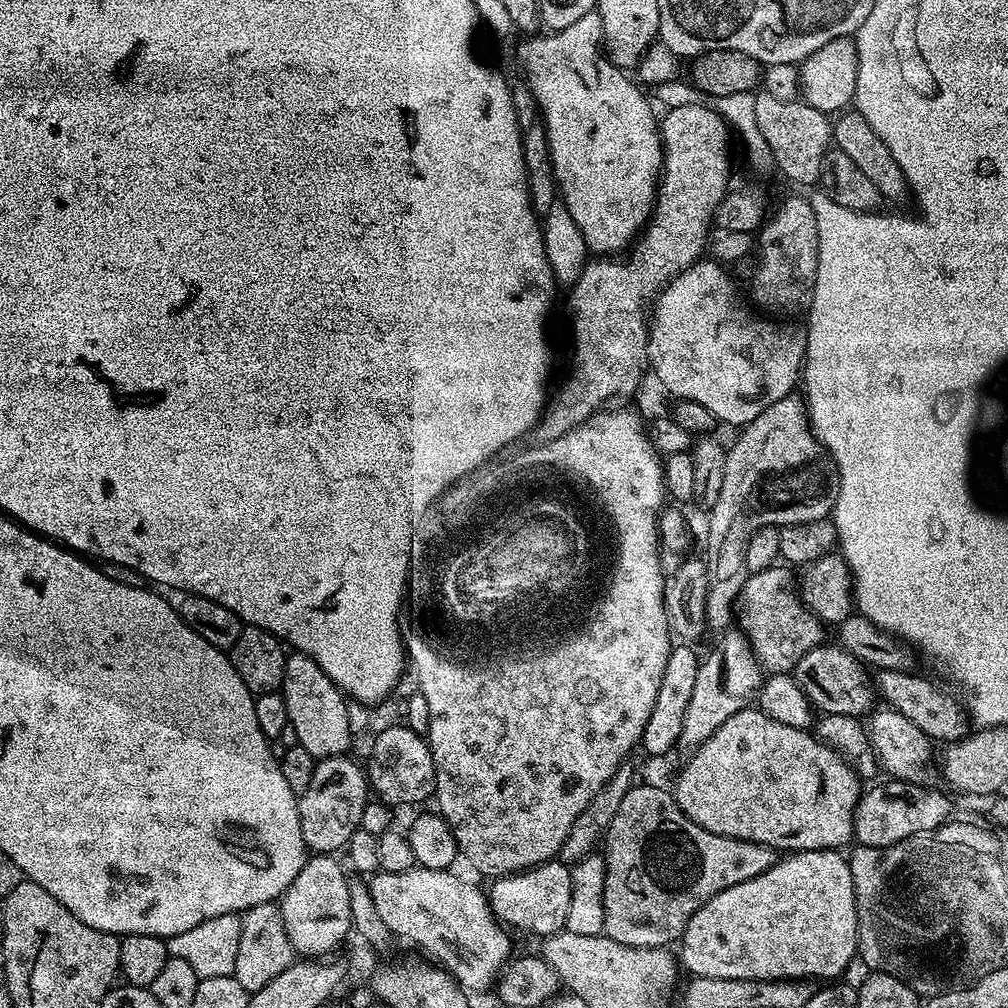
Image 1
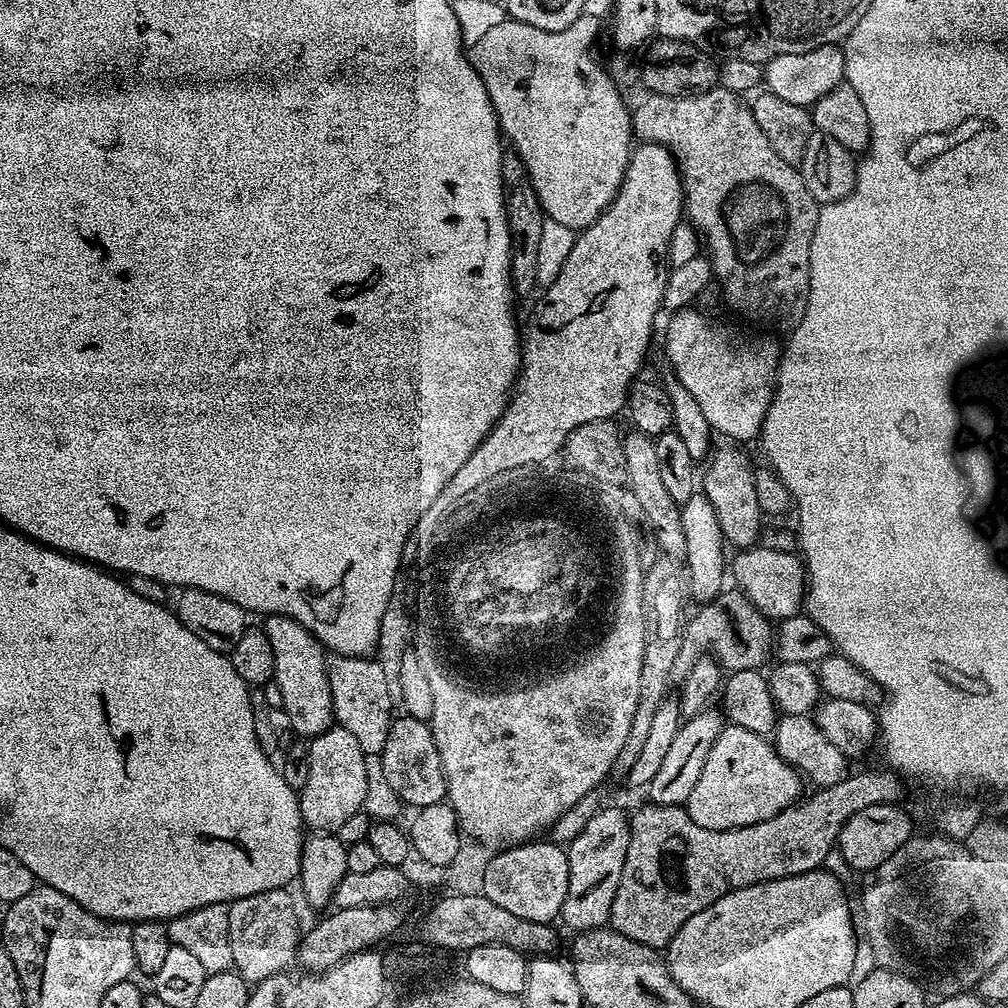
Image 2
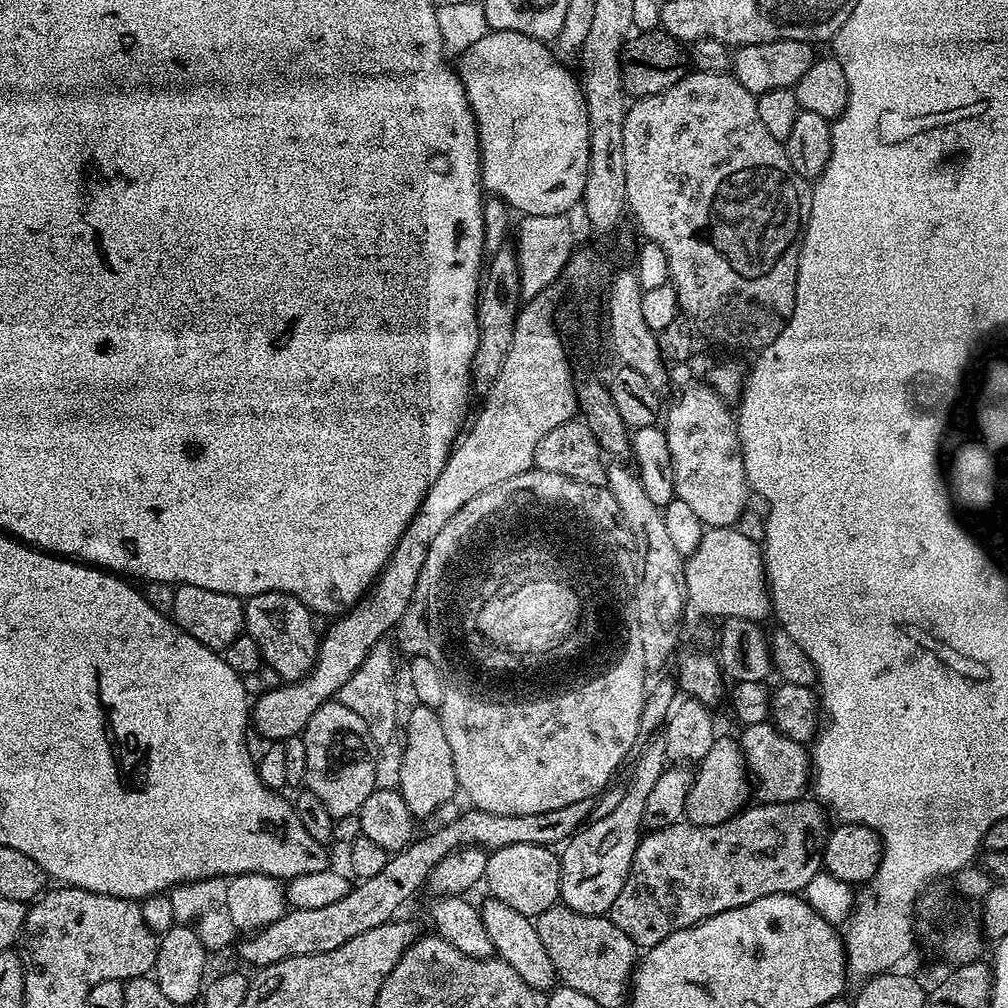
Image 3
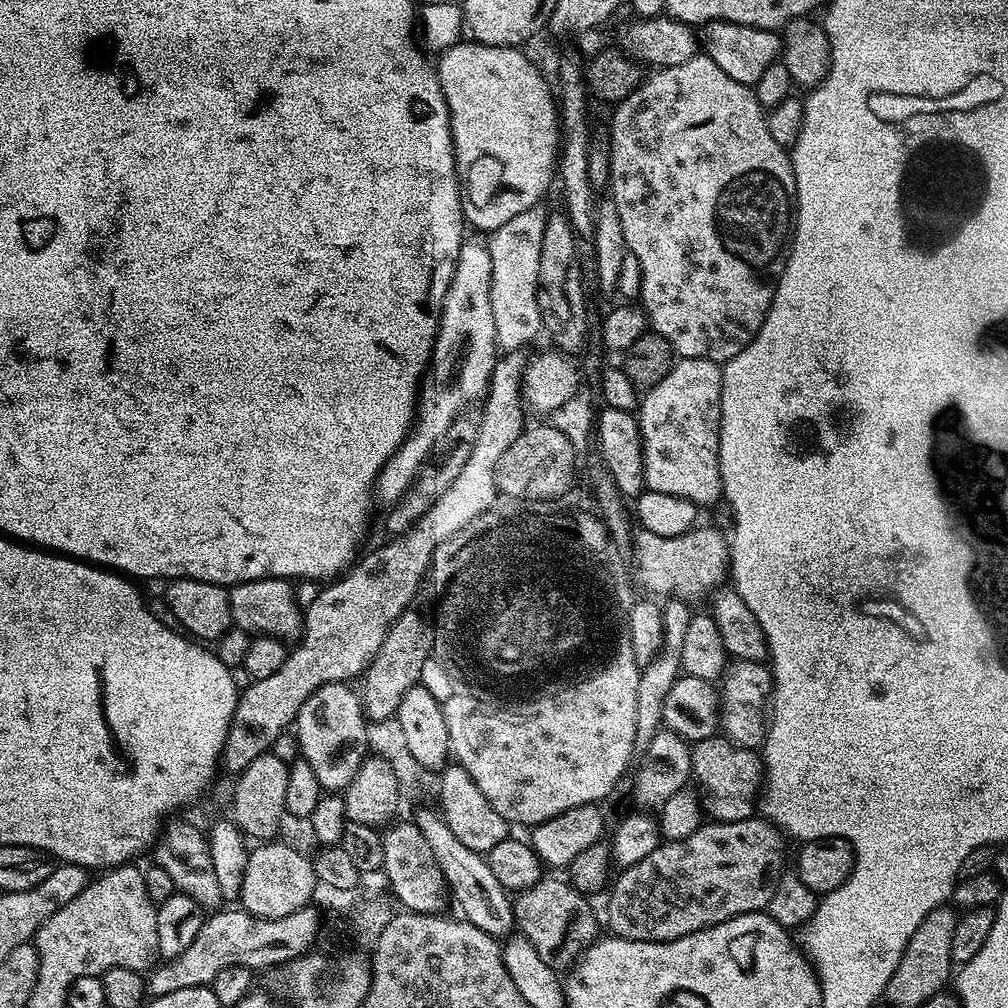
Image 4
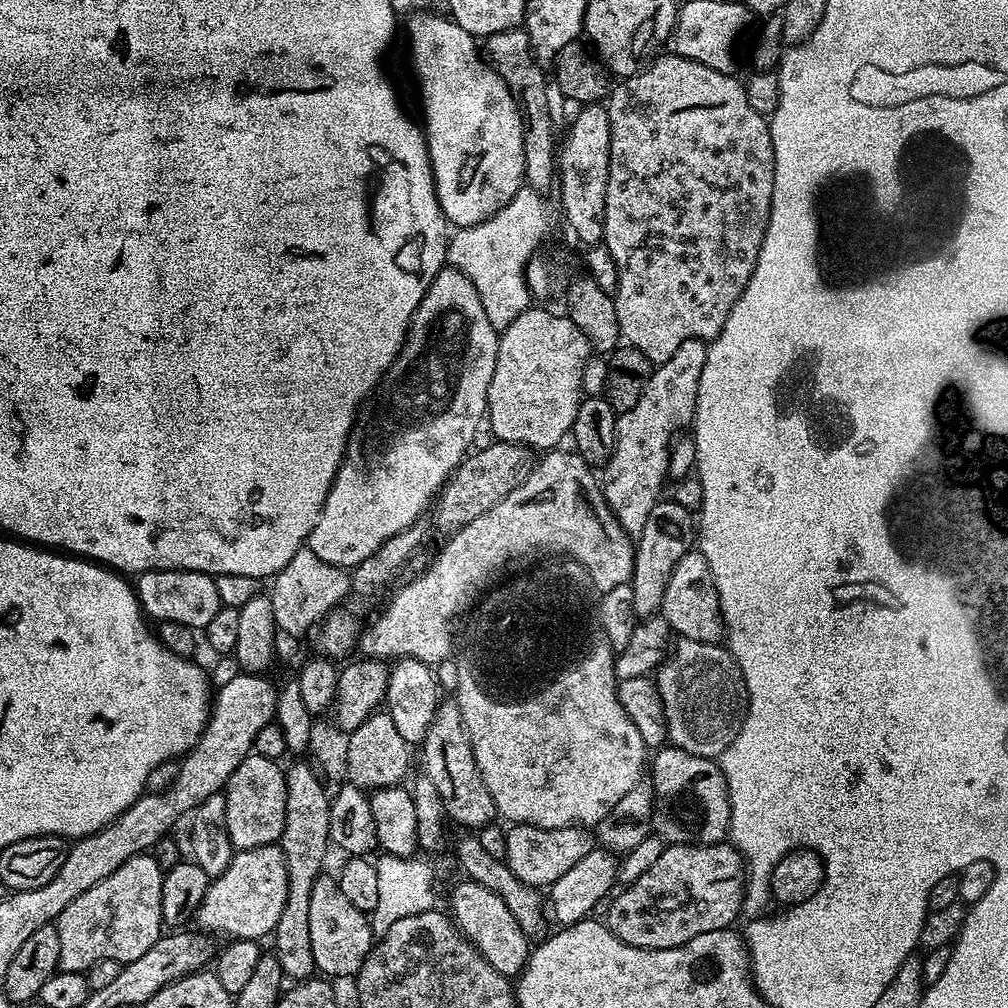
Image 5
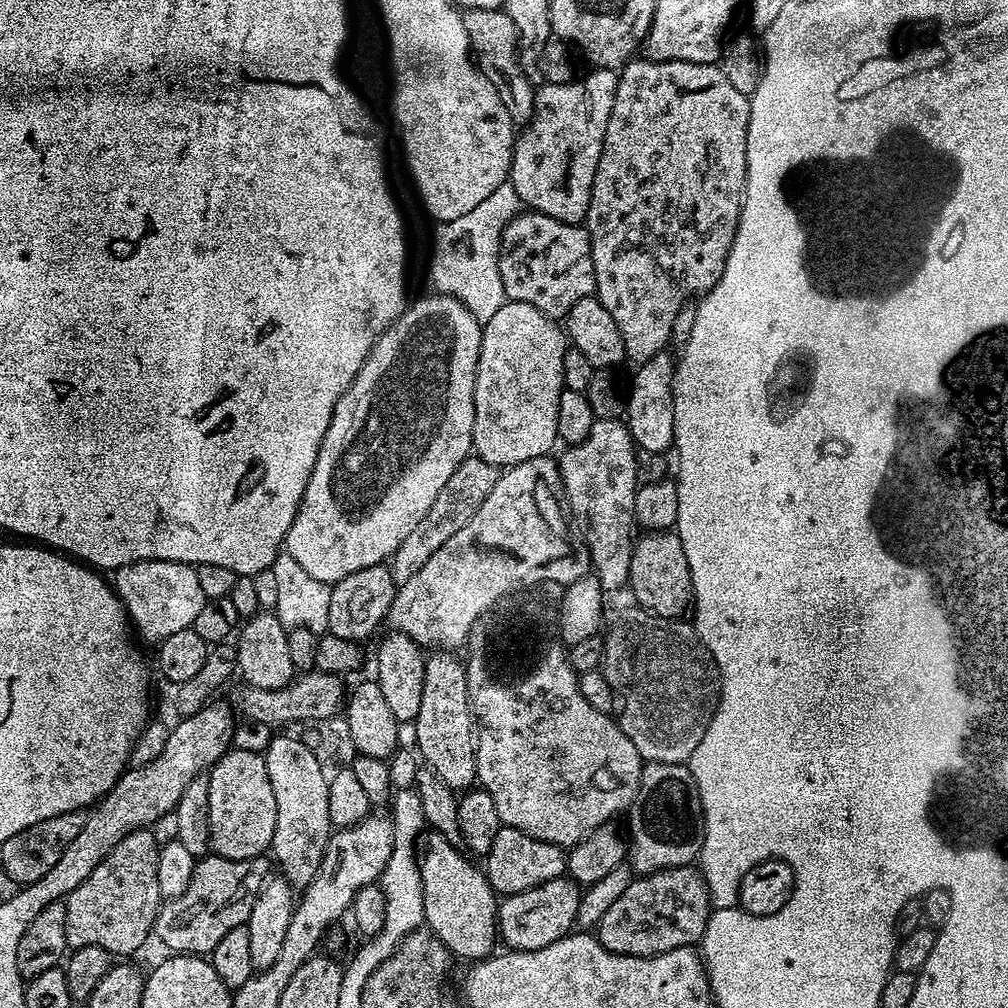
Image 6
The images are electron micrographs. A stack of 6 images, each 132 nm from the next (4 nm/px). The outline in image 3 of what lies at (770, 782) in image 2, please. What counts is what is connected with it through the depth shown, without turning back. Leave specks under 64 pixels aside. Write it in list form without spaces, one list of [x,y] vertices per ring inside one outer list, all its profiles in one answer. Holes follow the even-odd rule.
[[[718,738],[714,746],[710,746],[708,753],[698,762],[686,798],[684,815],[689,824],[698,826],[721,824],[735,816],[749,803],[748,796],[750,800],[750,777],[739,743],[735,739]]]

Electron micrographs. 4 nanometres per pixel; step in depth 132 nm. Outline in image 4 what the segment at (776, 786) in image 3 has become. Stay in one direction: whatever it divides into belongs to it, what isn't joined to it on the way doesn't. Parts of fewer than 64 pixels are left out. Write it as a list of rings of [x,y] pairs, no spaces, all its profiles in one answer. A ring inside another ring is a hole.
[[[717,734],[708,736],[704,740],[695,741],[691,745],[692,749],[692,771],[691,775],[700,779],[700,784],[704,787],[702,791],[702,808],[708,812],[713,821],[721,820],[747,820],[757,811],[758,801],[762,796],[762,760],[753,749],[744,748],[740,744],[734,744],[727,736]]]

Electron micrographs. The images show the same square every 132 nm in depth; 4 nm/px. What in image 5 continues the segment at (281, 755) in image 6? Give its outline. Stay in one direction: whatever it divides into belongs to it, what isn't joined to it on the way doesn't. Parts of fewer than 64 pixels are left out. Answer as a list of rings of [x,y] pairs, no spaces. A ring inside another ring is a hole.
[[[298,762],[285,771],[287,778],[286,822],[278,841],[287,864],[287,896],[282,915],[272,933],[274,954],[287,979],[299,982],[315,973],[315,964],[310,944],[309,907],[310,892],[315,879],[323,871],[324,860],[330,849],[329,838],[329,793],[326,794],[315,769]]]

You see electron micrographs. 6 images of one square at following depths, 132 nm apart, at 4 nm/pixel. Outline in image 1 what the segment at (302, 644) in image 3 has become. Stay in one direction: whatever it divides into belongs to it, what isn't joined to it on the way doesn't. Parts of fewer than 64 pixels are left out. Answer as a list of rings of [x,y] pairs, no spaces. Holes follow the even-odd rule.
[[[293,651],[288,656],[282,691],[286,698],[288,724],[294,726],[298,742],[302,750],[306,750],[306,754],[319,762],[345,755],[349,751],[348,747],[354,741],[348,717],[349,701],[339,686],[328,677],[326,670],[322,670],[322,666],[314,662],[314,658],[298,651]]]

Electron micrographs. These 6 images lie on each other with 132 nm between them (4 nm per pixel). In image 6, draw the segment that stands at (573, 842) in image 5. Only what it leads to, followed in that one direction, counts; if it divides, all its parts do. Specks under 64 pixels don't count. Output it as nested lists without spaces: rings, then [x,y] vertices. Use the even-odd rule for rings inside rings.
[[[502,826],[482,867],[492,891],[505,897],[518,894],[522,890],[530,890],[534,886],[542,886],[542,882],[561,879],[568,867],[568,858],[561,845],[539,840],[517,828]]]

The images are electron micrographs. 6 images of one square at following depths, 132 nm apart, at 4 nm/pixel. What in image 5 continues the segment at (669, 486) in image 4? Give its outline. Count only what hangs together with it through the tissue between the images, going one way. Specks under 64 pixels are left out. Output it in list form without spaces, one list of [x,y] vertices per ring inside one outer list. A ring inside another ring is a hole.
[[[687,339],[682,345],[666,358],[666,362],[655,365],[652,376],[646,382],[646,390],[642,390],[642,398],[634,402],[630,410],[619,413],[616,417],[616,442],[612,446],[611,453],[603,465],[604,480],[602,476],[602,491],[604,493],[604,504],[609,512],[616,517],[625,533],[638,534],[643,529],[643,524],[655,506],[661,499],[665,491],[666,483],[669,479],[668,462],[670,449],[677,439],[679,428],[684,428],[693,423],[696,414],[696,395],[700,389],[700,379],[702,378],[702,366],[706,366],[708,357],[707,343],[698,339]],[[678,431],[678,432],[676,432]],[[656,440],[664,440],[660,448],[656,448]]]

